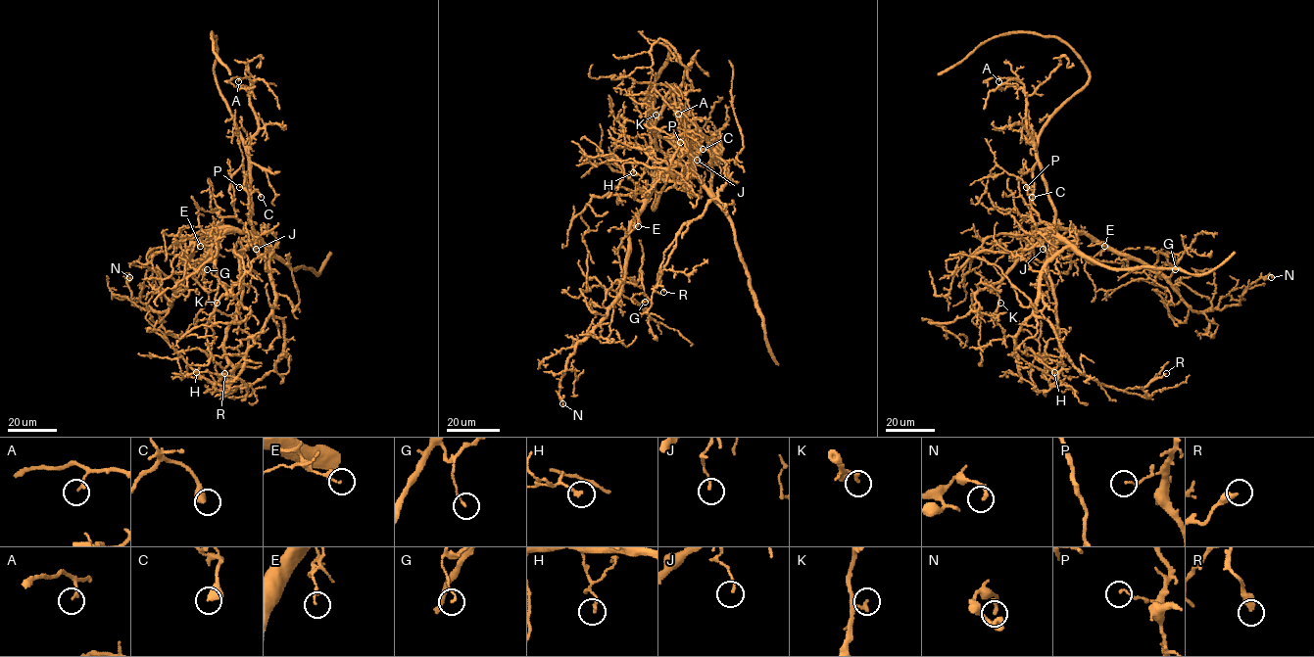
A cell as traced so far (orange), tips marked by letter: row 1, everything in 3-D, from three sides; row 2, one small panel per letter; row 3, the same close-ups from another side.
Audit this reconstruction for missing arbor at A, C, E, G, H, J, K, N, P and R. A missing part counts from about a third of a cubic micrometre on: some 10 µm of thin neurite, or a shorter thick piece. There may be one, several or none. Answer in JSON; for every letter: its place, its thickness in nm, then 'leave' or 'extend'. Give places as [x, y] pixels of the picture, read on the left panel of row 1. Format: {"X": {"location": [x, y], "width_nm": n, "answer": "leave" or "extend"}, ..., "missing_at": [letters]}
{"A": {"location": [238, 81], "width_nm": 140, "answer": "leave"}, "C": {"location": [261, 197], "width_nm": 500, "answer": "leave"}, "E": {"location": [200, 246], "width_nm": 140, "answer": "leave"}, "G": {"location": [207, 269], "width_nm": 120, "answer": "leave"}, "H": {"location": [196, 372], "width_nm": 150, "answer": "leave"}, "J": {"location": [256, 249], "width_nm": 120, "answer": "leave"}, "K": {"location": [217, 303], "width_nm": 180, "answer": "leave"}, "N": {"location": [129, 277], "width_nm": 200, "answer": "leave"}, "P": {"location": [239, 187], "width_nm": 110, "answer": "leave"}, "R": {"location": [224, 373], "width_nm": 400, "answer": "leave"}, "missing_at": []}

